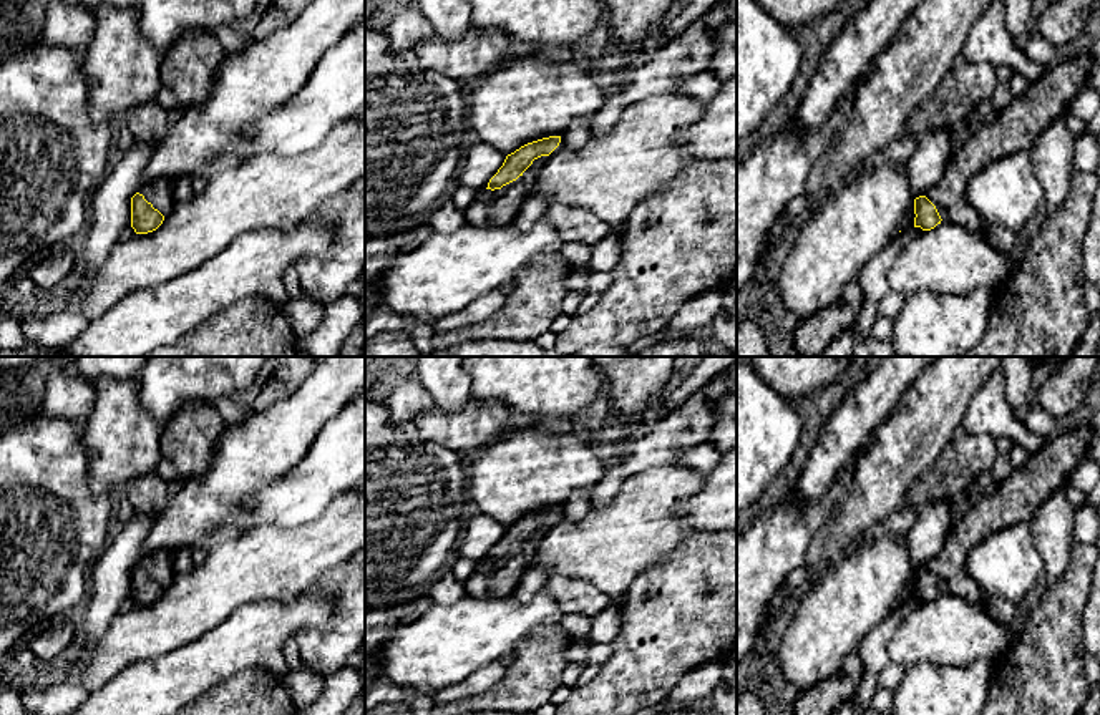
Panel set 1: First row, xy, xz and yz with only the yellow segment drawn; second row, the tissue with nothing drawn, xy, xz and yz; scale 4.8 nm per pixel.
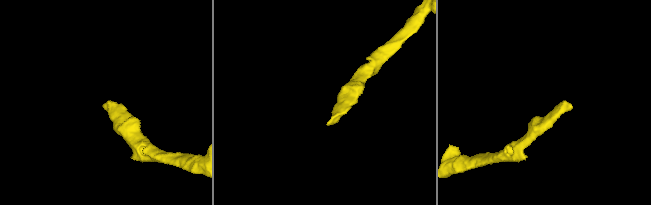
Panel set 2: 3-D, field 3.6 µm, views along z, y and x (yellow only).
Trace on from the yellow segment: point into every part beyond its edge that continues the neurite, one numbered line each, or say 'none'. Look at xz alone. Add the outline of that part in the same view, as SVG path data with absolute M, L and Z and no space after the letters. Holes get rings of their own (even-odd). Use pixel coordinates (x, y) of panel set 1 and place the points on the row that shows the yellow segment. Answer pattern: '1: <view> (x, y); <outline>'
1: xz (500, 206); M541 156L513 182L501 189L483 189L475 197L473 204L465 211L468 224L488 226L513 222L529 197L539 168L546 163L548 156Z

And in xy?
1: xy (160, 194); M161 178L156 182L141 186L138 192L143 194L144 199L151 202L153 207L158 209L163 216L168 216L176 204L173 196L173 184L173 181Z

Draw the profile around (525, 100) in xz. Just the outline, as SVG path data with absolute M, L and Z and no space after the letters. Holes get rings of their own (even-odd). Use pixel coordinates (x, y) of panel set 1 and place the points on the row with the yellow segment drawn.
M534 55L508 58L501 68L473 83L468 128L504 156L521 146L561 136L576 119L596 114L606 100L592 73L556 65Z

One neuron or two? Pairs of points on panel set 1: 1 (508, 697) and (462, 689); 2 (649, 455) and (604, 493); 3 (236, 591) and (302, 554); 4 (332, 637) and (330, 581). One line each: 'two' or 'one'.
1: two
2: one
3: one
4: one

